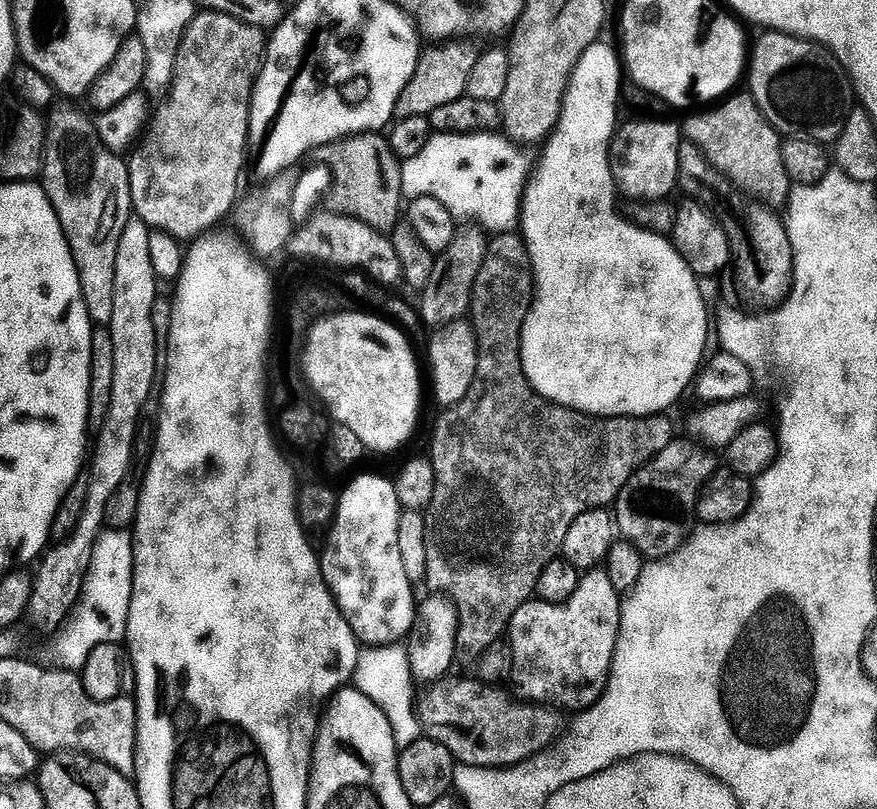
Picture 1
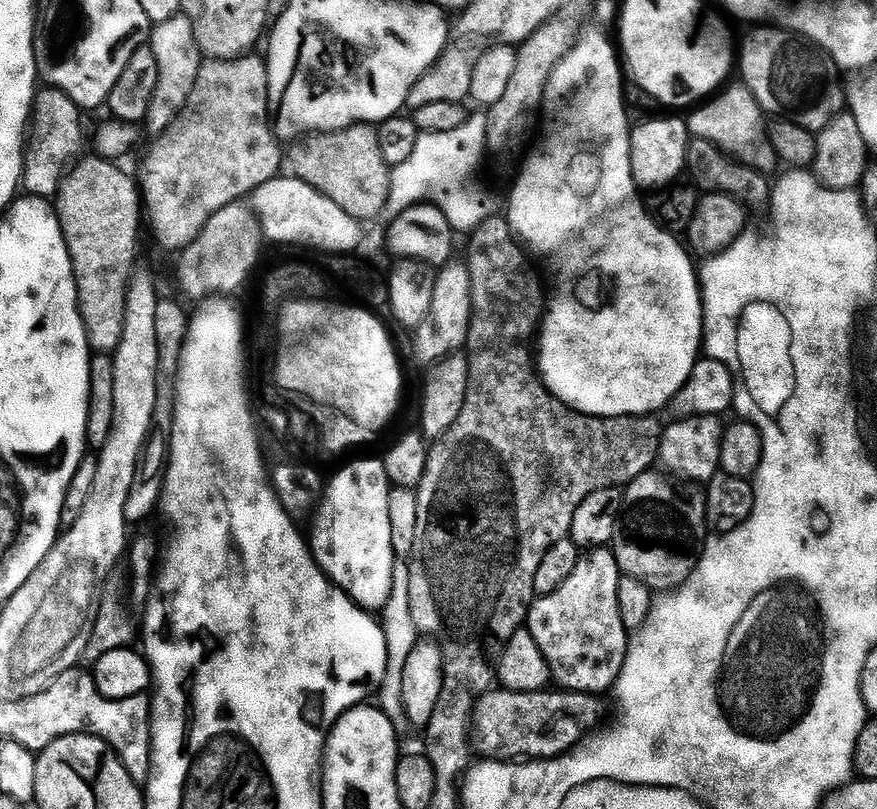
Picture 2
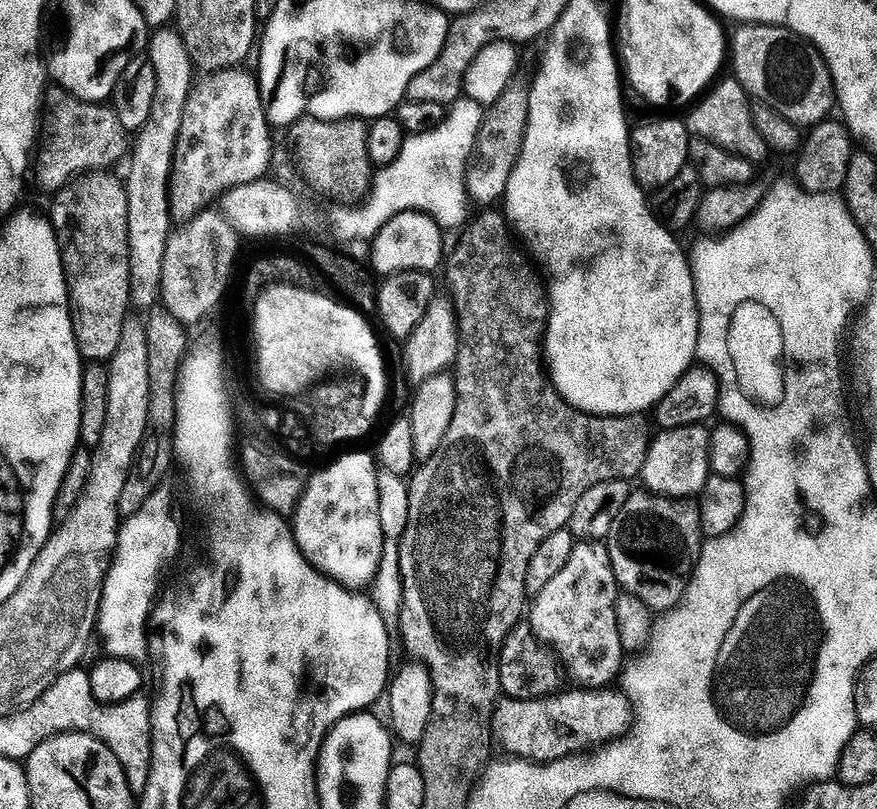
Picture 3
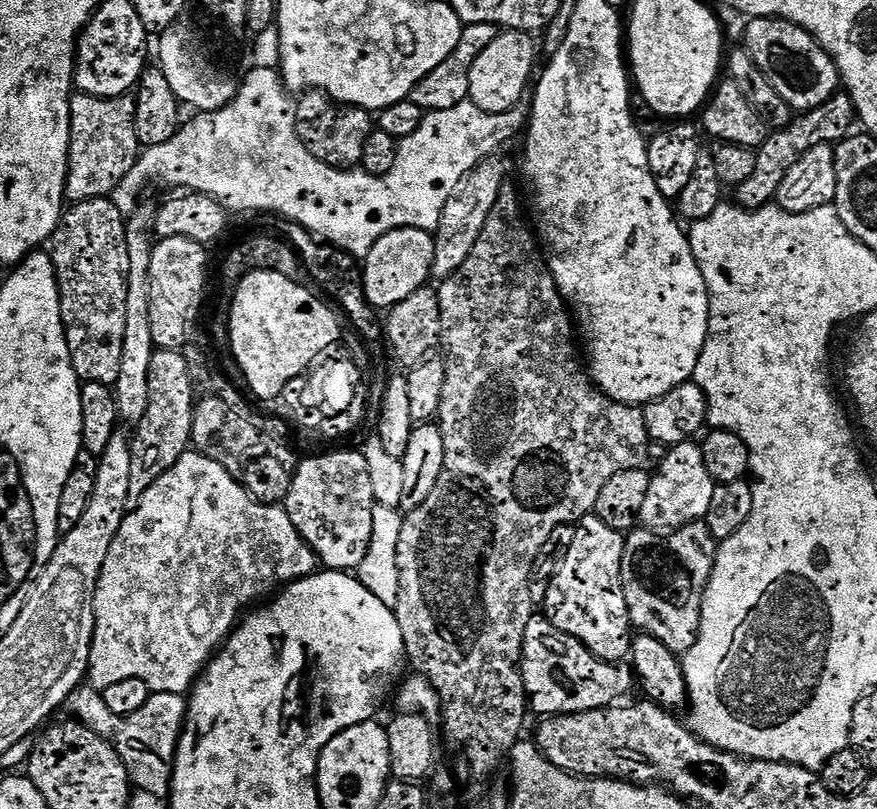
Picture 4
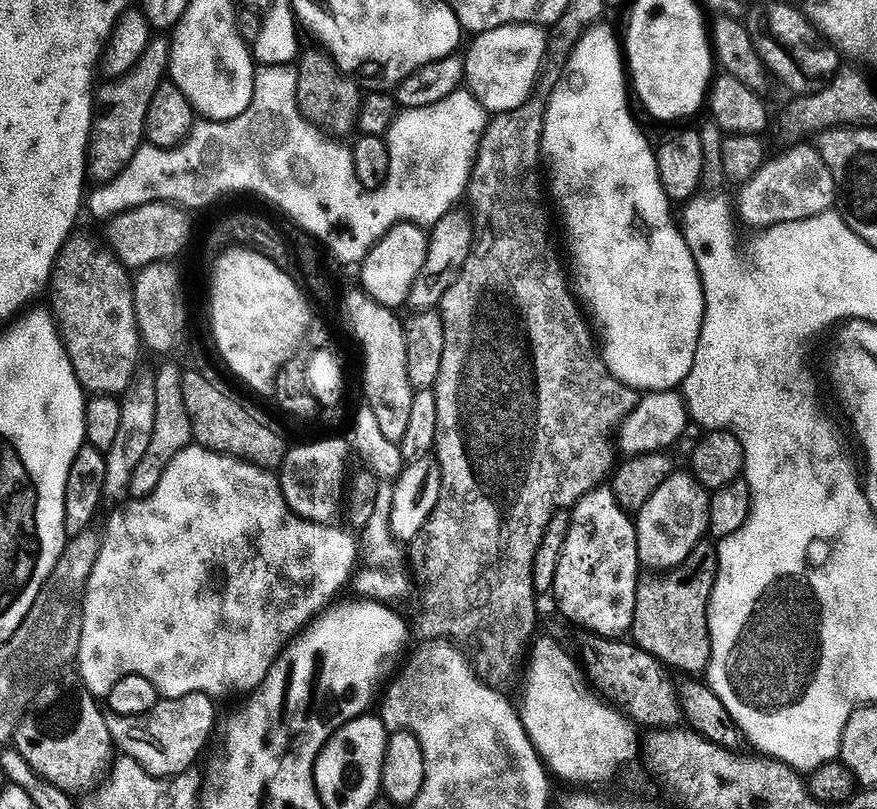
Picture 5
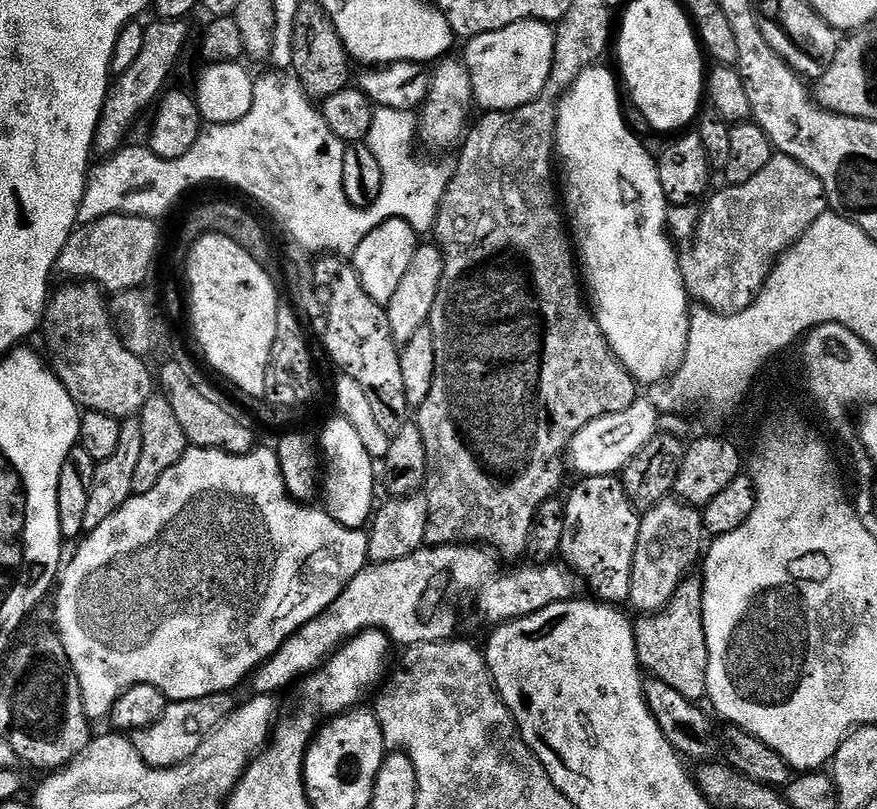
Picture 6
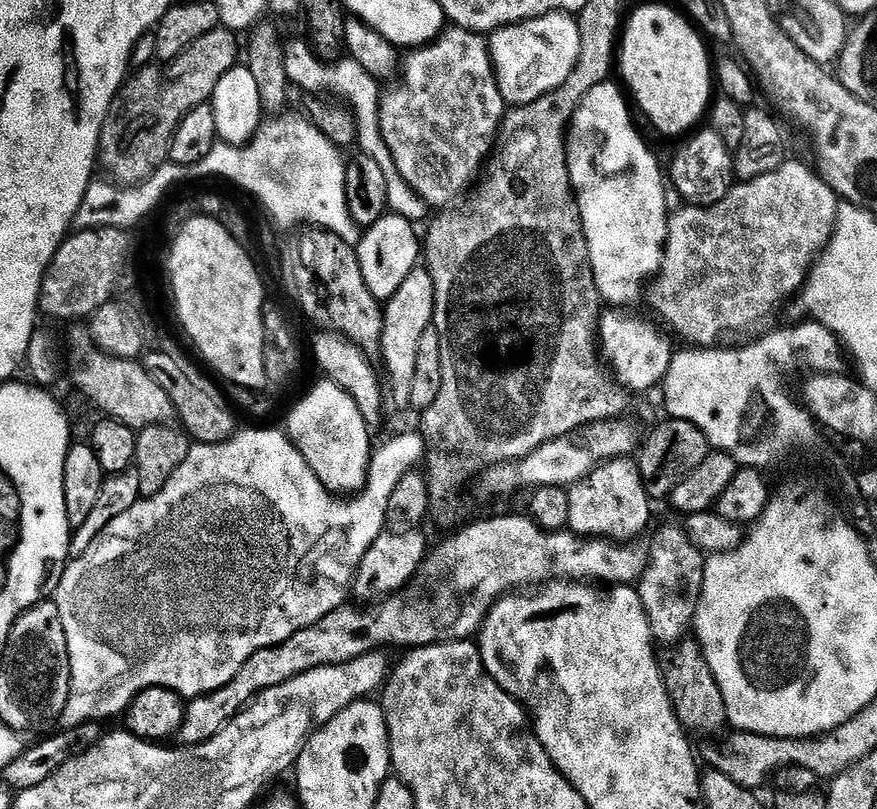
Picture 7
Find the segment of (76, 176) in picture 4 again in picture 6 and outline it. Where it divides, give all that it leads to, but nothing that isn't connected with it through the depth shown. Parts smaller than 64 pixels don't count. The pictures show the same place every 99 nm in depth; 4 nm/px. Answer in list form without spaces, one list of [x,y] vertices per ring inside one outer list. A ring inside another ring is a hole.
[[[156,18],[153,19],[153,21],[152,25],[149,23],[147,27],[145,27],[146,43],[142,45],[142,54],[138,54],[138,59],[135,60],[134,66],[130,66],[130,70],[119,73],[119,75],[115,77],[114,83],[108,89],[108,97],[106,98],[104,109],[100,115],[100,121],[96,127],[96,138],[94,141],[95,151],[97,153],[101,152],[101,157],[109,158],[115,156],[121,148],[125,147],[127,140],[124,139],[131,134],[132,127],[136,124],[136,119],[138,119],[144,111],[147,113],[149,109],[157,103],[161,93],[169,87],[169,85],[167,86],[168,79],[171,78],[172,71],[175,70],[176,63],[180,60],[180,51],[188,44],[189,21],[187,19],[162,20]]]

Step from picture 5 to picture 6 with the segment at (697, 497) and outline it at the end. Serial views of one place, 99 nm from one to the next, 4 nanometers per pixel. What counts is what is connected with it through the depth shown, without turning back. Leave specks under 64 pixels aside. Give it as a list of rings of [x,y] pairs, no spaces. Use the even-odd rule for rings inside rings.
[[[669,498],[647,509],[640,518],[638,545],[631,568],[629,603],[644,614],[663,609],[684,577],[693,571],[692,563],[696,555],[697,560],[701,555],[705,540],[704,517],[693,505],[679,498]]]

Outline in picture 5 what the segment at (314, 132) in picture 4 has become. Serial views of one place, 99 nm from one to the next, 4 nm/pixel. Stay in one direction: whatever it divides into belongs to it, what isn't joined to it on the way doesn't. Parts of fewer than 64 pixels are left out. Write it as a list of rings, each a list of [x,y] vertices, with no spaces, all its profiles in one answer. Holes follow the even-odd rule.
[[[305,51],[298,60],[300,77],[298,78],[296,101],[300,107],[300,114],[313,127],[329,137],[344,138],[340,136],[348,136],[352,131],[355,133],[360,122],[361,85],[355,79],[339,71],[330,56],[323,51],[315,51],[308,53]]]

